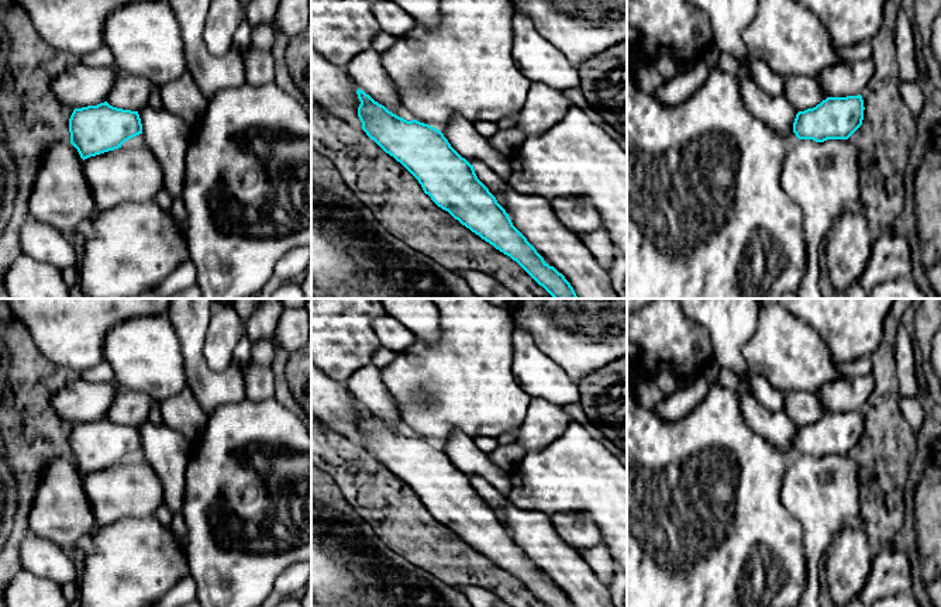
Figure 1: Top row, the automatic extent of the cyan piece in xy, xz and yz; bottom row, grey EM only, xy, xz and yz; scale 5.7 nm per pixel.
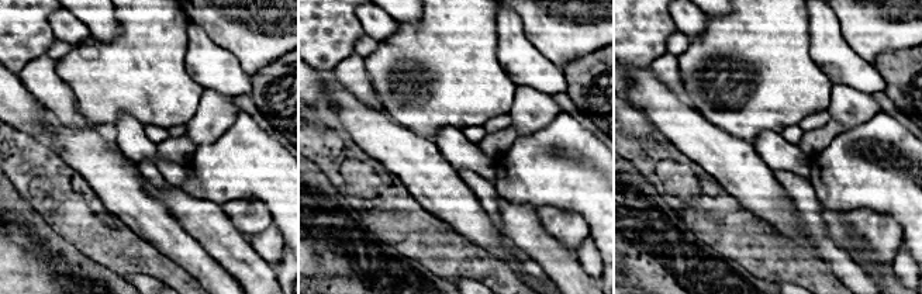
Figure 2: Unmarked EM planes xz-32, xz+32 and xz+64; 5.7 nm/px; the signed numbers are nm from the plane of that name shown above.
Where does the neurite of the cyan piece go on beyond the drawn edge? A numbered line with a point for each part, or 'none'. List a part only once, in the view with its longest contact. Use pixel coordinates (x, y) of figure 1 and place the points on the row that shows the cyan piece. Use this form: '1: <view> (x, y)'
1: xy (137, 141)

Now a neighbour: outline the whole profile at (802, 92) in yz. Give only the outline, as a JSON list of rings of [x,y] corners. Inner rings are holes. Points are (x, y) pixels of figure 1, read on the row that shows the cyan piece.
[[[807,76],[785,77],[783,97],[797,113],[813,108],[827,99],[820,83]]]

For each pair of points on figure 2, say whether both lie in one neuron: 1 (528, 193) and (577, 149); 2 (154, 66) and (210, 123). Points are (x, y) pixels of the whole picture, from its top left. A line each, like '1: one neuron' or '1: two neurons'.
1: one neuron
2: two neurons

